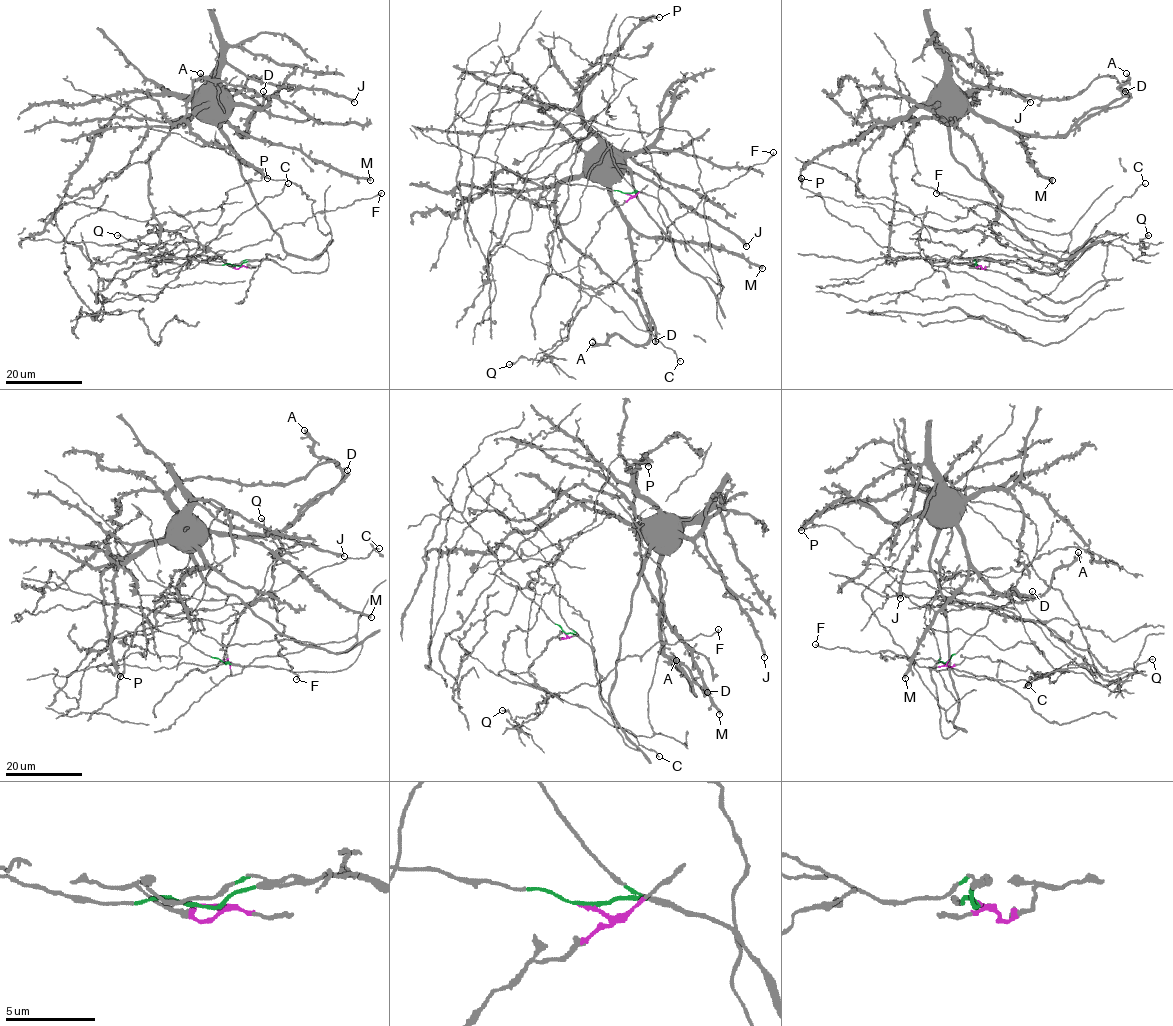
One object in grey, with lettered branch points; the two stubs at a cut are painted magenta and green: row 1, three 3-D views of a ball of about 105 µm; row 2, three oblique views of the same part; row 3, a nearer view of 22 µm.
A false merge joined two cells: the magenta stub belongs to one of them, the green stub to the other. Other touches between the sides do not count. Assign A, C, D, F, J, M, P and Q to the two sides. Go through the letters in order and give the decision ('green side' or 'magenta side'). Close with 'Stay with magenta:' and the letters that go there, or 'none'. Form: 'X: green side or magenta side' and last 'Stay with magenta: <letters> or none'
A: green side
C: magenta side
D: green side
F: magenta side
J: green side
M: green side
P: green side
Q: magenta side
Stay with magenta: C, F, Q

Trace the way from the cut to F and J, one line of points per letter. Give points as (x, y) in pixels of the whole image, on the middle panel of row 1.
F: (627, 193), (578, 260), (581, 281), (595, 292), (649, 259), (709, 191), (773, 152)
J: (627, 193), (658, 200), (678, 259), (637, 198), (632, 172), (612, 165), (667, 189), (746, 246)

